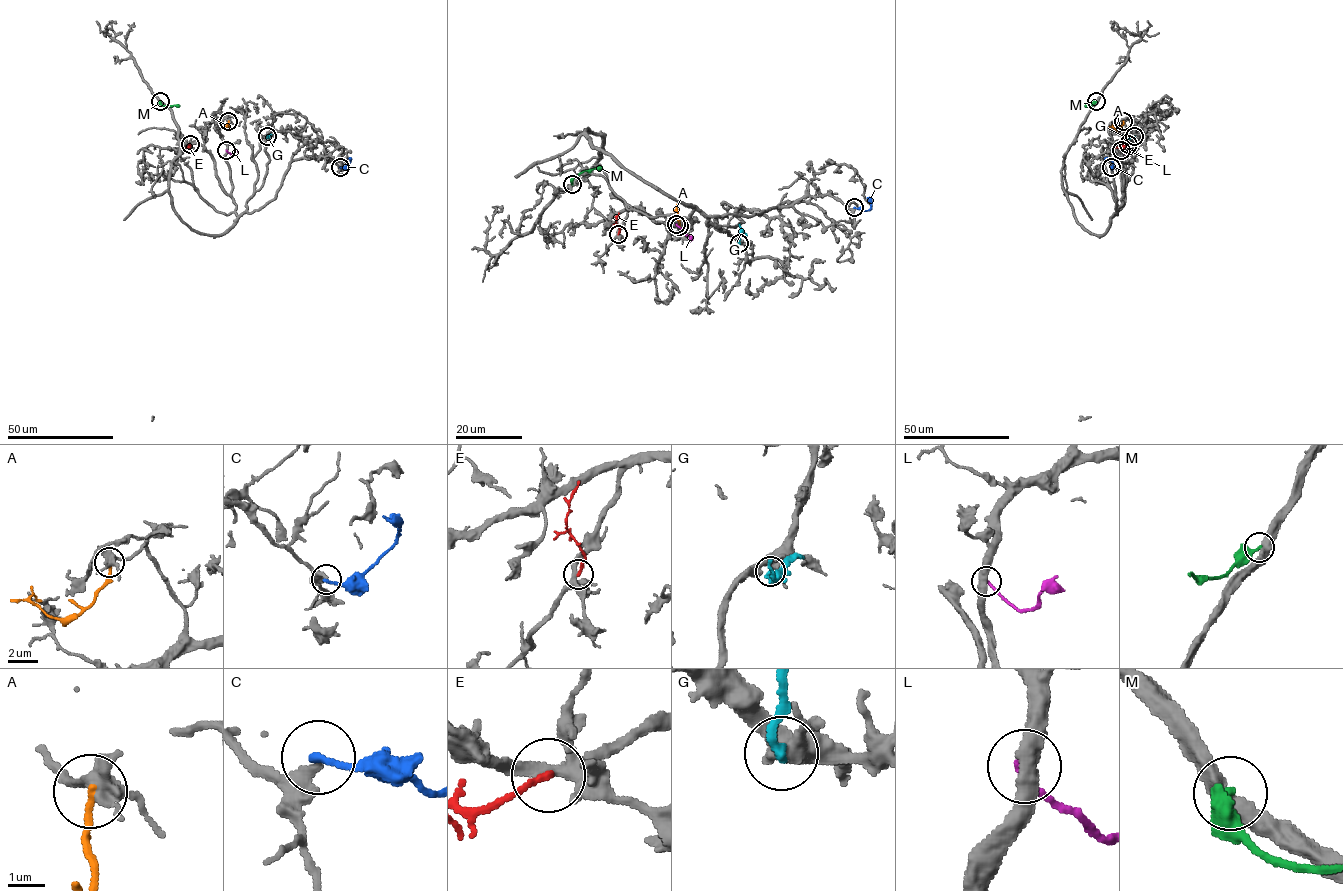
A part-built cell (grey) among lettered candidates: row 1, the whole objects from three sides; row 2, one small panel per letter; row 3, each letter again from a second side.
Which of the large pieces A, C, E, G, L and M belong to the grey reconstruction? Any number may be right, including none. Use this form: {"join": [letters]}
{"join": []}

